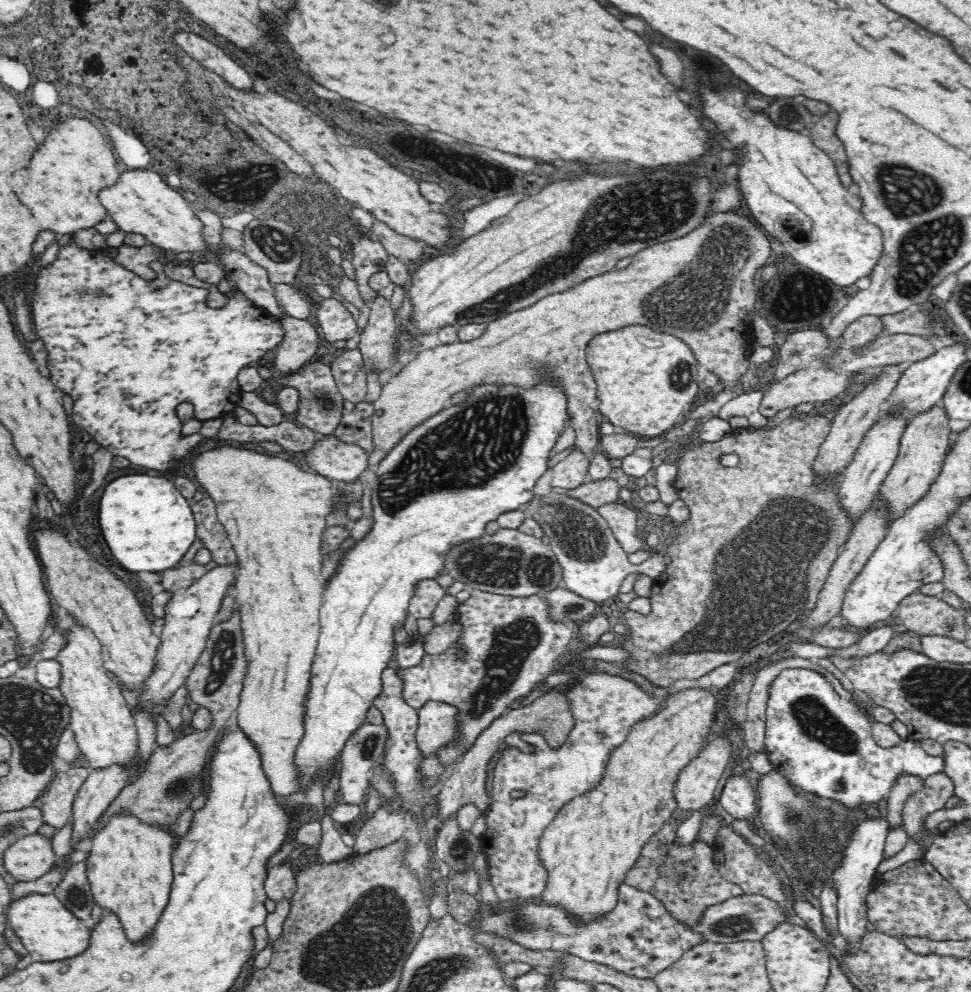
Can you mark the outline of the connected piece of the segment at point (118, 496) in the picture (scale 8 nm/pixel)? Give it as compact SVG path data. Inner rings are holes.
M132 474L132 476L120 476L114 482L110 482L100 498L98 506L98 522L102 536L106 544L110 546L114 558L132 572L155 572L172 568L182 554L188 550L188 546L194 542L194 516L190 512L188 502L184 496L174 488L174 484L164 476L146 476L146 474Z

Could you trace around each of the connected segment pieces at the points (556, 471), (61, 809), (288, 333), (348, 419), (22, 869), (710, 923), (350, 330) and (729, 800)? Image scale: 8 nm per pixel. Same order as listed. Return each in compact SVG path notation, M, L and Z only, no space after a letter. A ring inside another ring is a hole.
M578 450L569 454L552 467L549 485L556 489L574 489L589 481L589 460L590 458Z
M70 767L52 779L50 788L44 792L44 805L39 808L43 824L58 831L66 826L70 820L74 797L88 778L89 771L86 768Z
M278 317L282 338L275 348L273 366L285 374L296 372L318 350L318 332L306 319Z
M361 400L355 403L356 408L344 412L340 424L333 435L343 442L360 446L366 452L372 451L372 416L375 414L373 401Z
M36 833L23 836L14 844L11 844L3 854L3 872L9 874L16 883L31 882L41 878L51 870L56 856L52 853L51 839L46 836L38 836Z
M742 894L725 900L724 902L710 905L695 920L688 925L679 921L682 926L689 928L691 932L697 932L701 936L701 942L733 943L738 941L759 941L765 934L784 922L784 909L781 904L758 894Z
M323 299L316 308L316 324L322 340L332 343L347 340L356 334L355 317L335 299Z
M730 776L725 784L720 803L724 812L736 820L744 820L755 833L762 835L757 818L757 795L747 776Z

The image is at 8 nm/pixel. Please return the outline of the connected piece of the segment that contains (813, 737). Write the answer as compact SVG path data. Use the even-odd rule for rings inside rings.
M788 668L774 680L765 710L766 732L765 748L769 761L776 771L781 772L794 786L800 786L806 792L830 797L845 812L853 813L860 804L877 802L880 807L887 797L891 784L902 771L929 777L943 772L946 764L944 752L940 756L931 756L924 752L918 741L908 740L892 749L876 745L872 736L871 724L866 711L859 704L843 698L834 690L826 678L810 668Z

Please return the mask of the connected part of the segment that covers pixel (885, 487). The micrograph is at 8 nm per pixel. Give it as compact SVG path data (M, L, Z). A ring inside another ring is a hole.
M934 405L930 410L913 416L906 426L900 440L900 450L895 465L888 472L879 489L882 493L880 497L886 499L888 505L892 507L890 524L910 505L924 496L928 492L929 484L939 475L952 436L948 421L946 410Z

